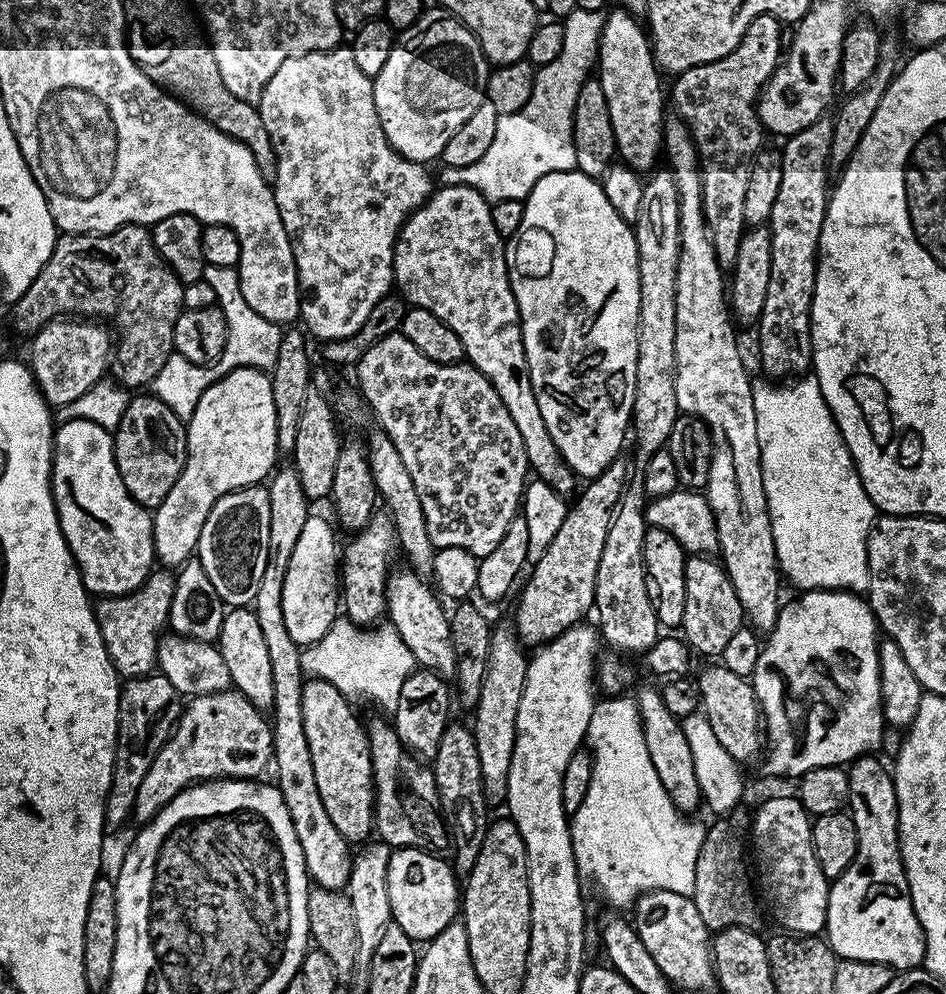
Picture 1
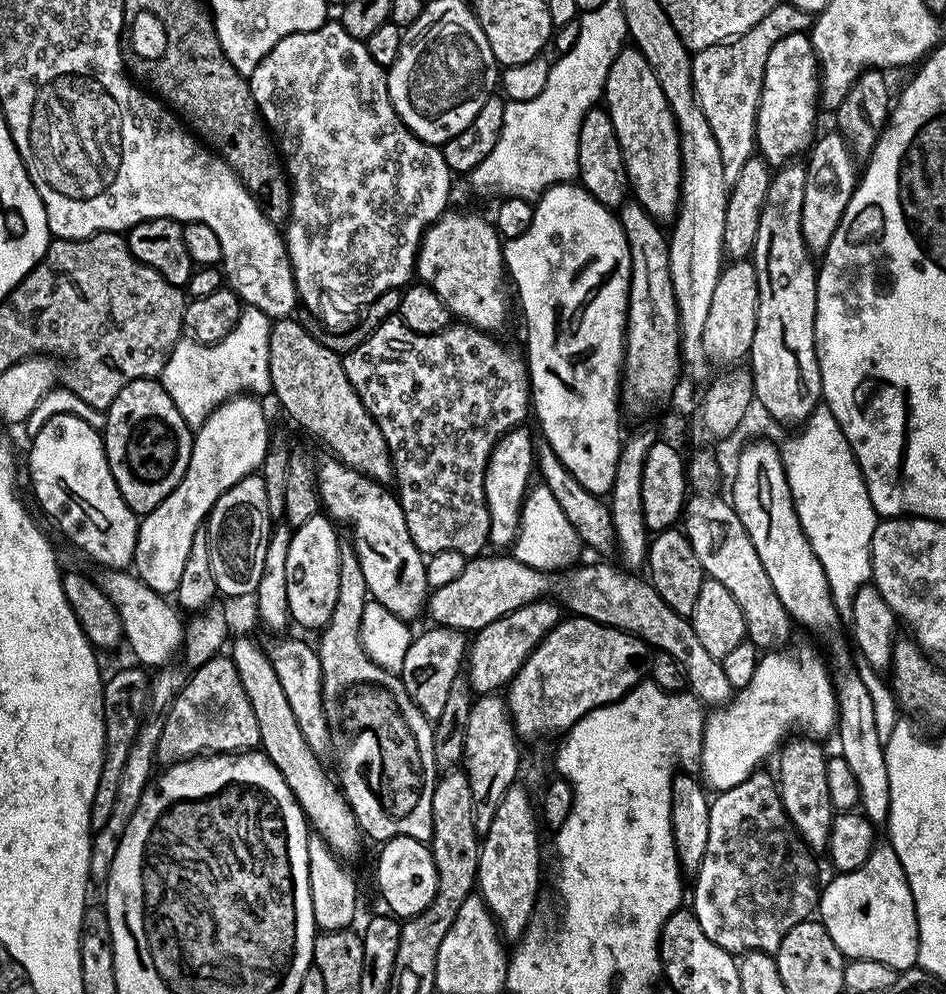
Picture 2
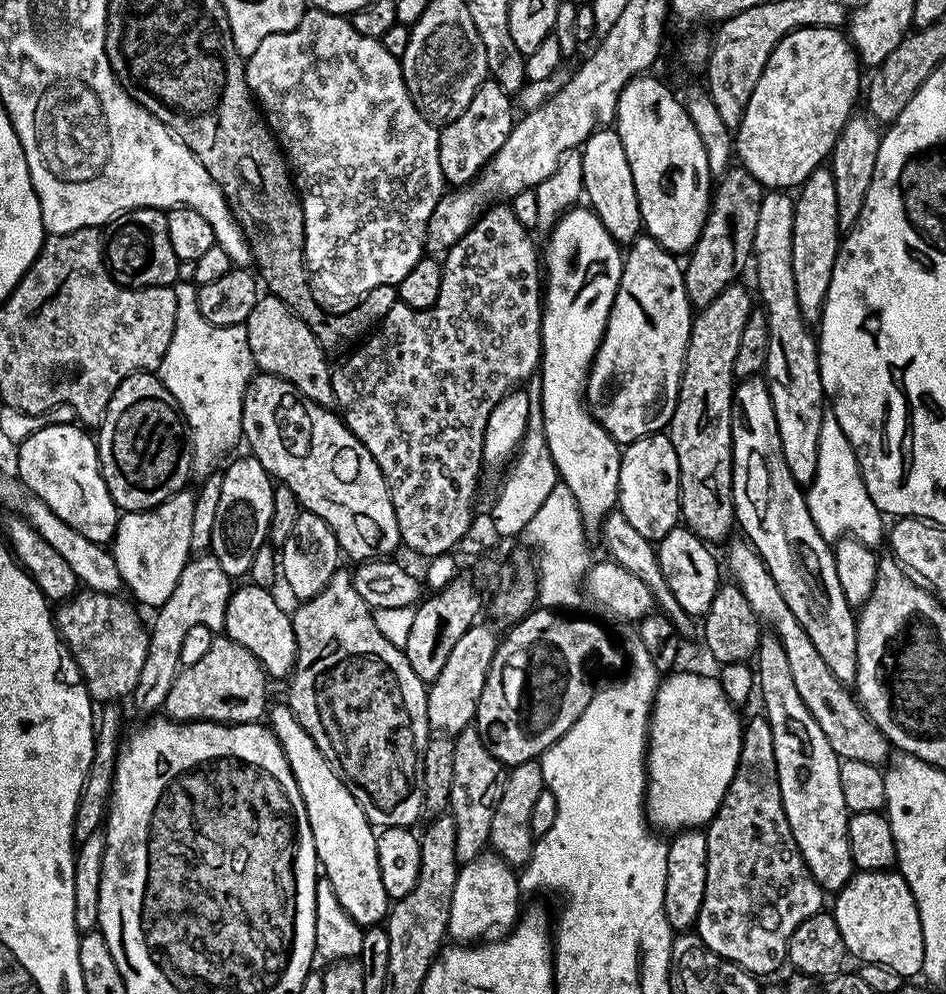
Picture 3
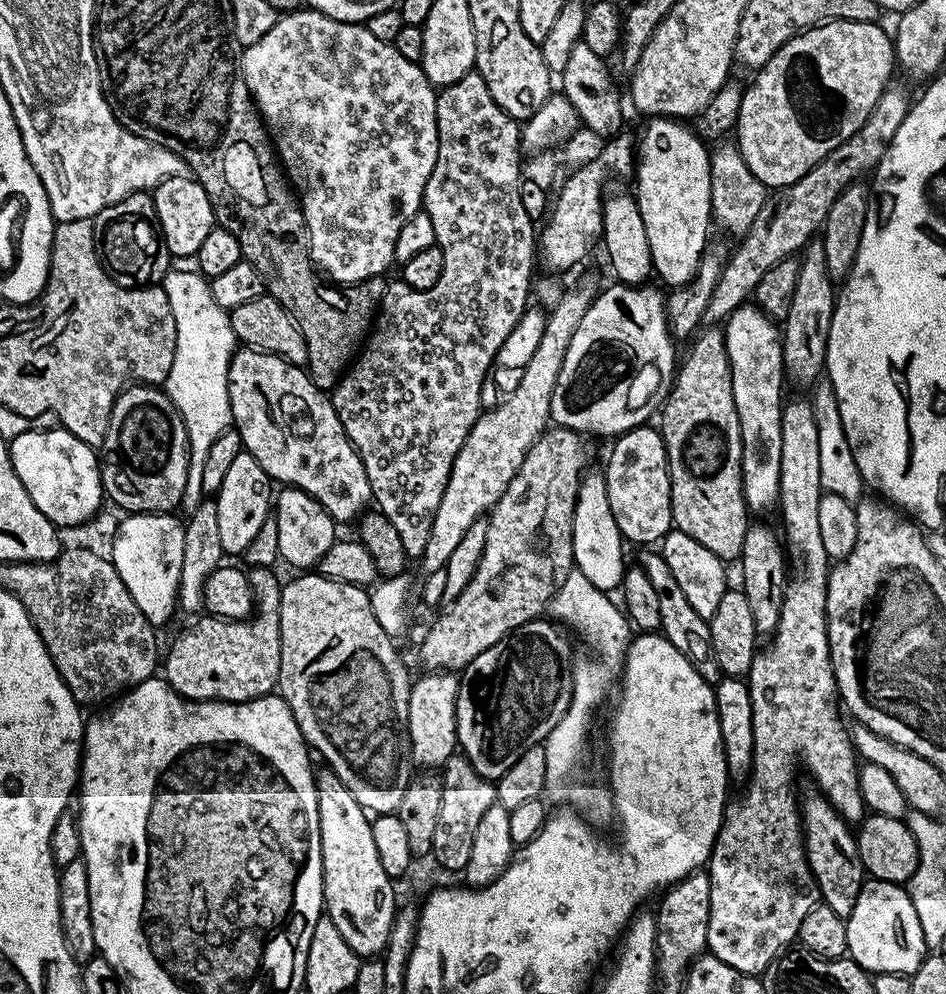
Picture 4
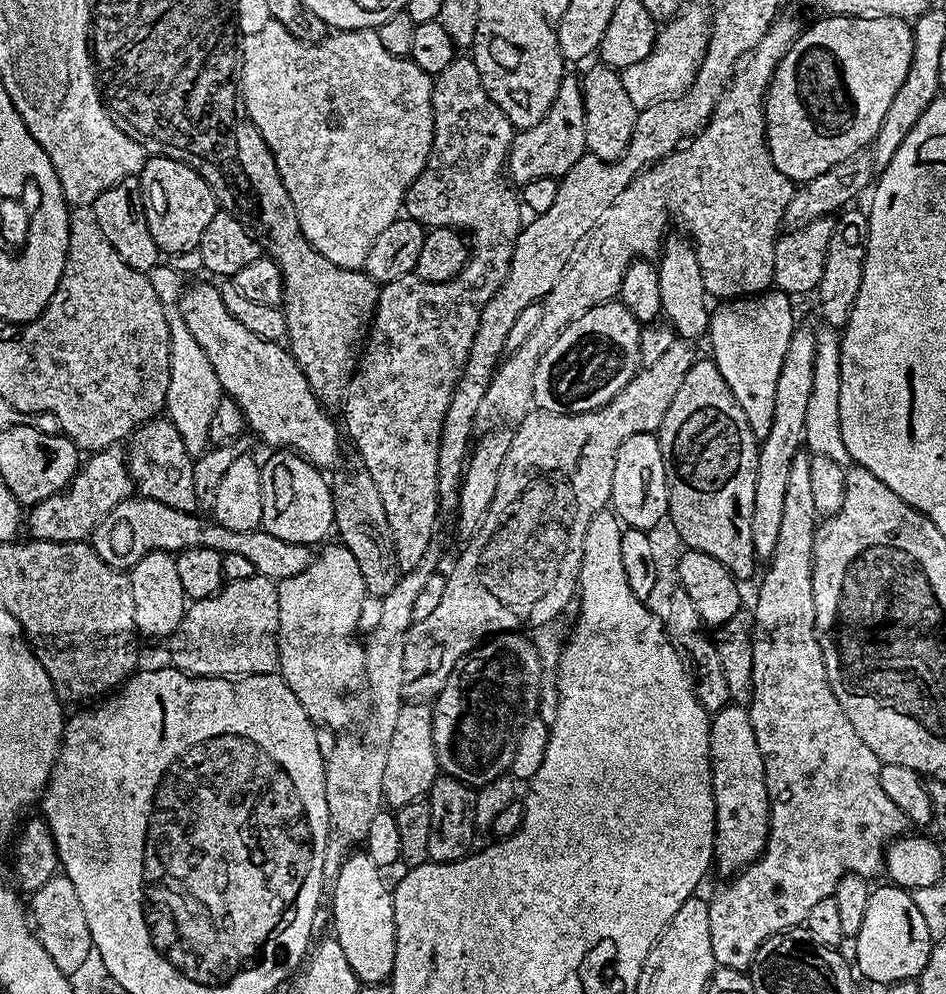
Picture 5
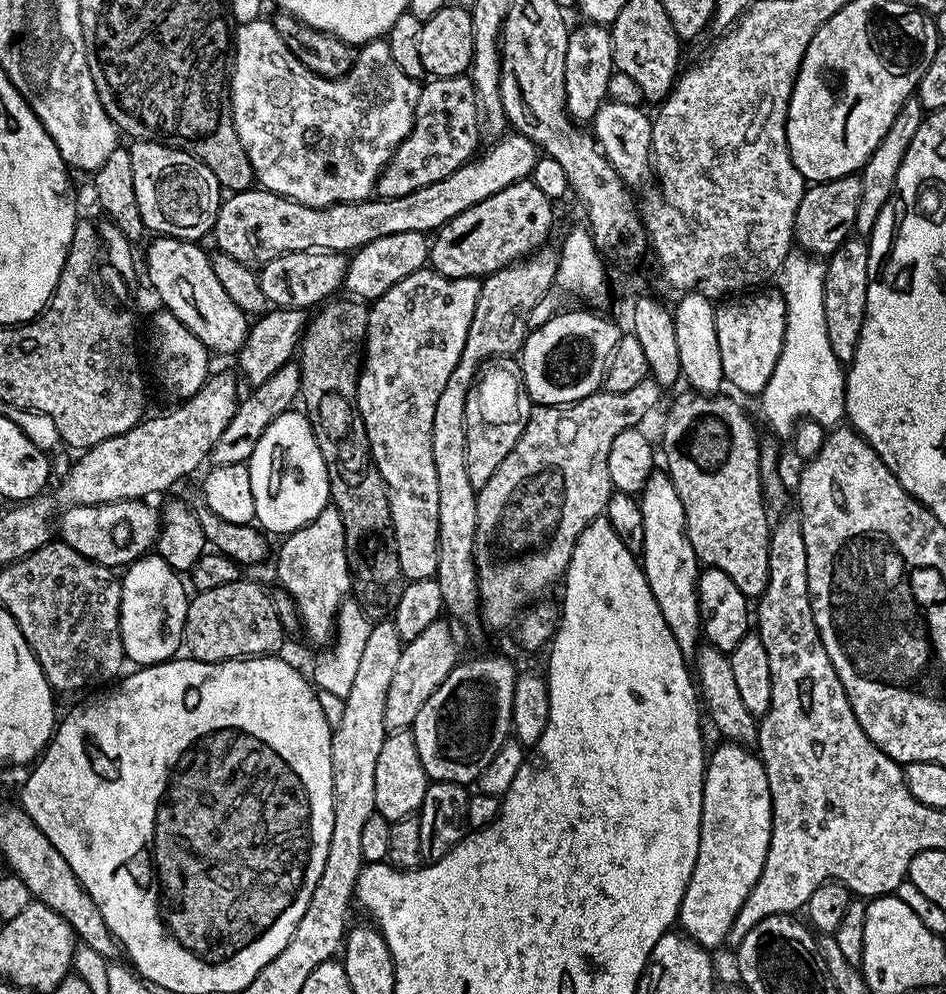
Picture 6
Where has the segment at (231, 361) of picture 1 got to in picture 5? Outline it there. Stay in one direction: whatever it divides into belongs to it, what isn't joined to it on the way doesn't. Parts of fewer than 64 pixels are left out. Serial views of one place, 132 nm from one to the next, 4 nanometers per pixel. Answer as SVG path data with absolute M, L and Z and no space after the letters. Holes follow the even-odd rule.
M161 262L146 274L150 286L154 286L154 294L158 294L158 302L162 302L166 322L170 326L170 390L166 405L167 419L182 434L186 442L186 450L194 458L209 447L208 427L214 418L215 407L222 397L222 389L218 382L218 374L214 374L214 366L206 358L202 346L194 342L194 334L190 334L190 326L180 313L180 293L182 283L180 276L167 262Z

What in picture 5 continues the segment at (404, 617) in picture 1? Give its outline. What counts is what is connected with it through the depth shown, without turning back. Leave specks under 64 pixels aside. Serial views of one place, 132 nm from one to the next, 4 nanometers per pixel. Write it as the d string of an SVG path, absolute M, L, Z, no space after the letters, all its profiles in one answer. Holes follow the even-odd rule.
M215 283L192 284L189 288L187 285L180 293L180 313L186 326L190 326L190 334L194 334L194 342L202 346L210 366L214 366L214 374L218 374L221 389L236 400L244 412L247 427L253 428L269 444L269 449L298 452L321 470L331 469L341 459L341 429L338 424L336 429L335 422L324 413L327 411L322 407L320 399L310 390L298 362L283 343L263 340L258 338L258 334L250 334L250 330L246 330L246 326L242 326L242 322L238 322L238 318L234 318L230 310L226 310L219 287Z

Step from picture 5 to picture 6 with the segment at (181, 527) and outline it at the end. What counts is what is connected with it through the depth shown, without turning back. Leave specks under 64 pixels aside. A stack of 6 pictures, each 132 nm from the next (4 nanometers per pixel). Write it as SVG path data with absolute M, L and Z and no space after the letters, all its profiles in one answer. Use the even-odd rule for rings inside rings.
M119 500L113 504L73 504L60 516L58 536L63 544L78 550L86 559L113 570L139 560L160 537L161 513L144 500Z

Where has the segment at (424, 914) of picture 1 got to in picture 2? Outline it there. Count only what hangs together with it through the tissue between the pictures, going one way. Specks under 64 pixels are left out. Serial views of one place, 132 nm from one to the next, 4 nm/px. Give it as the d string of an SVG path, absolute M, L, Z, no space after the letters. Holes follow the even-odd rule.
M399 836L383 841L379 848L380 853L376 856L376 888L388 907L385 909L401 921L422 914L422 910L434 902L434 894L438 890L438 874L431 847L425 841Z

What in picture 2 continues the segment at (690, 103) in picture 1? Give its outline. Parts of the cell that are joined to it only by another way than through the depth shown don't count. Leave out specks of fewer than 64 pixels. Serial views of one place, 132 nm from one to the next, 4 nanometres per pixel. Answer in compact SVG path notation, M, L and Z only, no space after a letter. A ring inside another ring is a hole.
M782 2L746 34L703 48L692 56L692 89L706 122L710 122L710 130L714 130L714 140L722 153L722 170L728 181L736 181L742 166L746 166L748 159L757 151L756 115L762 94L763 71L766 58L770 58L770 50L774 50L777 42L790 34L807 33L812 22L813 17L809 13Z

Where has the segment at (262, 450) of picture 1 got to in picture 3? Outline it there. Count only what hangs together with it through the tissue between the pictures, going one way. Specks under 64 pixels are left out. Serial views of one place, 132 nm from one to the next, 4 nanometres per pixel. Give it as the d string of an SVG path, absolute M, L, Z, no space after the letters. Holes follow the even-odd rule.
M185 490L175 492L166 502L151 508L148 512L126 512L117 519L116 535L111 541L110 551L116 559L123 587L132 591L133 601L141 600L142 603L149 604L149 609L155 610L166 602L166 598L170 598L170 594L174 594L174 586L178 586L178 577L188 565L192 552L190 522L194 519L194 504L195 495Z

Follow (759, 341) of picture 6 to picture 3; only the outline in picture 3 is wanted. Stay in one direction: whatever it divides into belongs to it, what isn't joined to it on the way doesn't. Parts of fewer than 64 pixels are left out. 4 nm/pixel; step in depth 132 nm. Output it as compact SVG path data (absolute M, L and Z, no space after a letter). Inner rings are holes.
M744 378L735 385L732 401L732 497L736 511L736 524L749 544L756 549L764 565L770 570L770 578L778 582L790 614L802 622L810 642L814 642L818 655L830 666L830 674L845 686L856 683L858 650L856 642L856 616L853 605L846 602L842 585L838 582L838 570L834 566L833 545L822 538L818 526L810 518L805 489L796 483L790 466L786 466L786 454L782 454L782 438L778 434L778 422L774 418L774 406L770 402L770 390L760 378Z

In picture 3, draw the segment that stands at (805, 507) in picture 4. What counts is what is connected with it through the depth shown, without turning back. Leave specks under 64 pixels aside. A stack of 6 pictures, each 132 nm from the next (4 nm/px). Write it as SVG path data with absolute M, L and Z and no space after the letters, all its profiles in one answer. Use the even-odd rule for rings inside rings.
M784 190L765 191L762 206L758 206L758 230L754 230L754 268L756 264L756 288L760 291L762 311L768 317L768 353L762 373L770 390L770 402L774 406L774 418L778 422L778 434L782 438L782 454L786 454L786 466L794 474L796 483L807 486L818 470L818 438L822 430L822 418L826 411L826 397L820 377L818 340L810 333L798 310L798 294L794 294L794 266L790 266L790 246L794 230L793 197ZM756 714L752 721L745 723L742 728L740 738L740 761L734 770L734 778L726 790L726 794L720 803L720 809L716 811L716 817L712 823L707 825L708 833L708 861L706 862L706 894L702 894L702 910L698 914L694 925L695 935L700 937L703 947L712 952L715 956L722 957L723 960L729 960L731 964L736 964L746 972L751 972L757 978L768 976L771 972L776 972L780 967L785 967L788 958L788 939L806 918L810 918L815 912L821 911L825 907L824 899L826 893L824 889L817 888L815 880L808 875L808 867L794 842L794 834L786 822L786 814L782 806L782 794L776 781L776 763L774 762L774 738L770 734L770 726L763 715Z

